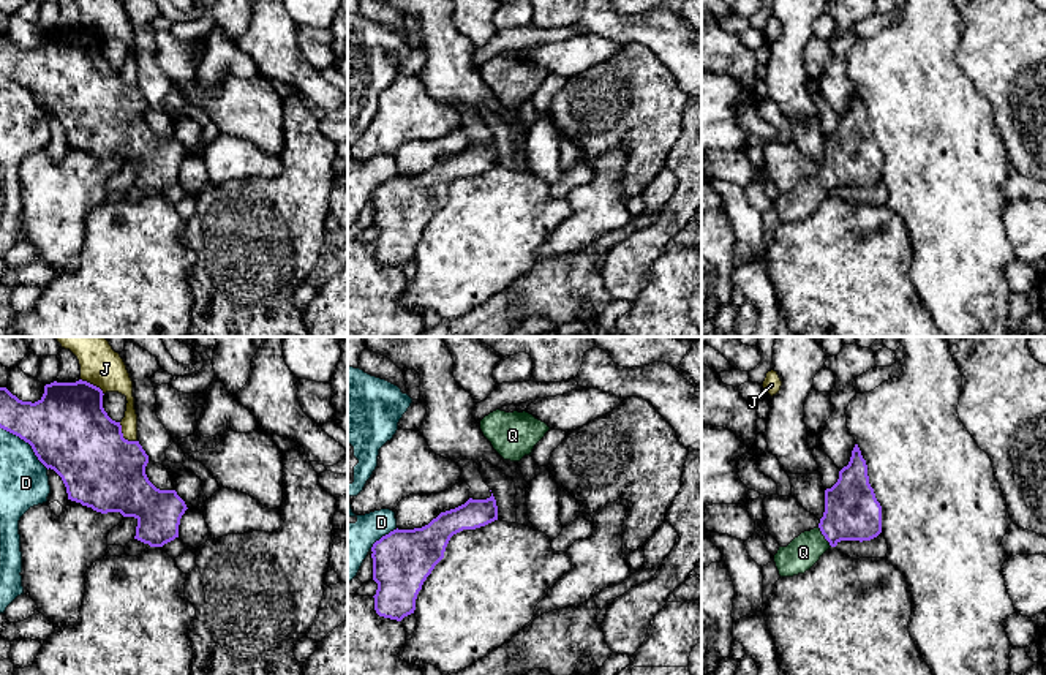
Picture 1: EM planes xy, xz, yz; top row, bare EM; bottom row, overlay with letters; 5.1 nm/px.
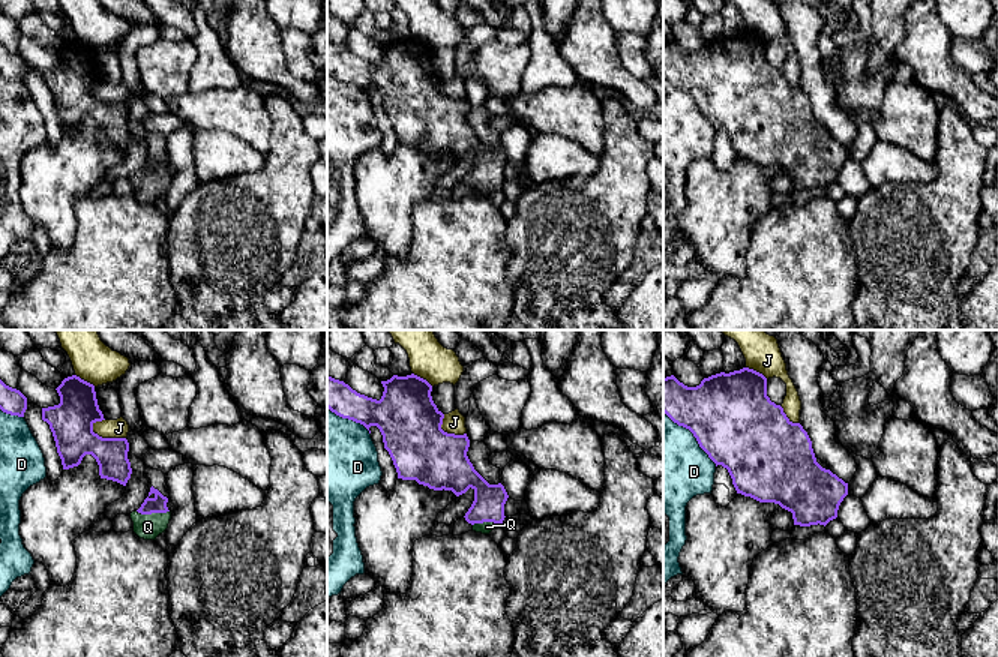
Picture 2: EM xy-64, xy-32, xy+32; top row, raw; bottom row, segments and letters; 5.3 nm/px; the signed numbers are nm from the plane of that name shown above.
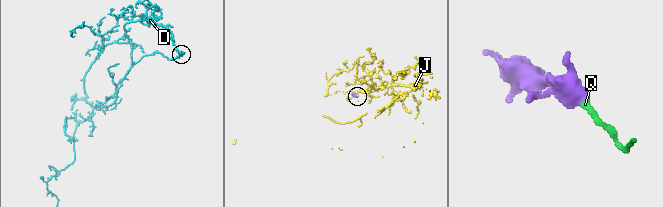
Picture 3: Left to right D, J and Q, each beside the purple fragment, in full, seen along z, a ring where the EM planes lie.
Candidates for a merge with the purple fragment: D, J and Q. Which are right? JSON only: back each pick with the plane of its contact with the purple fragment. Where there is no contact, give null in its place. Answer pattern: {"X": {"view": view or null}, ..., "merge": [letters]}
{"Q": {"view": "yz"}, "merge": ["Q"]}

